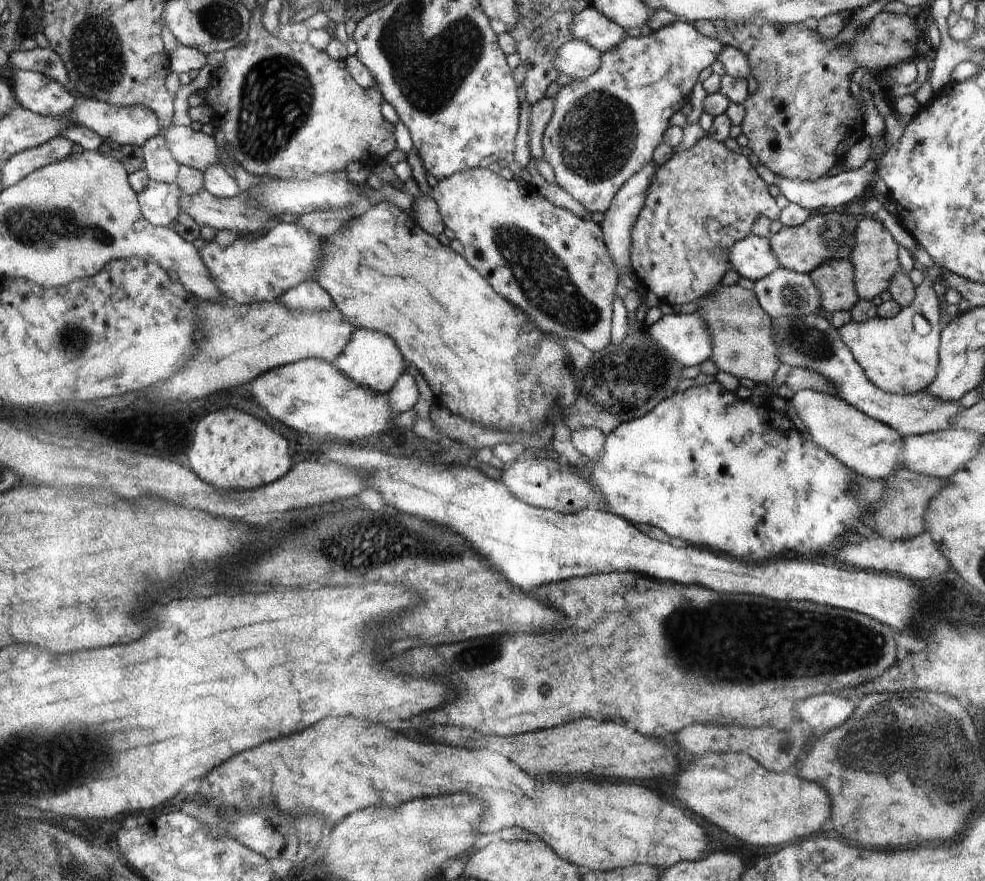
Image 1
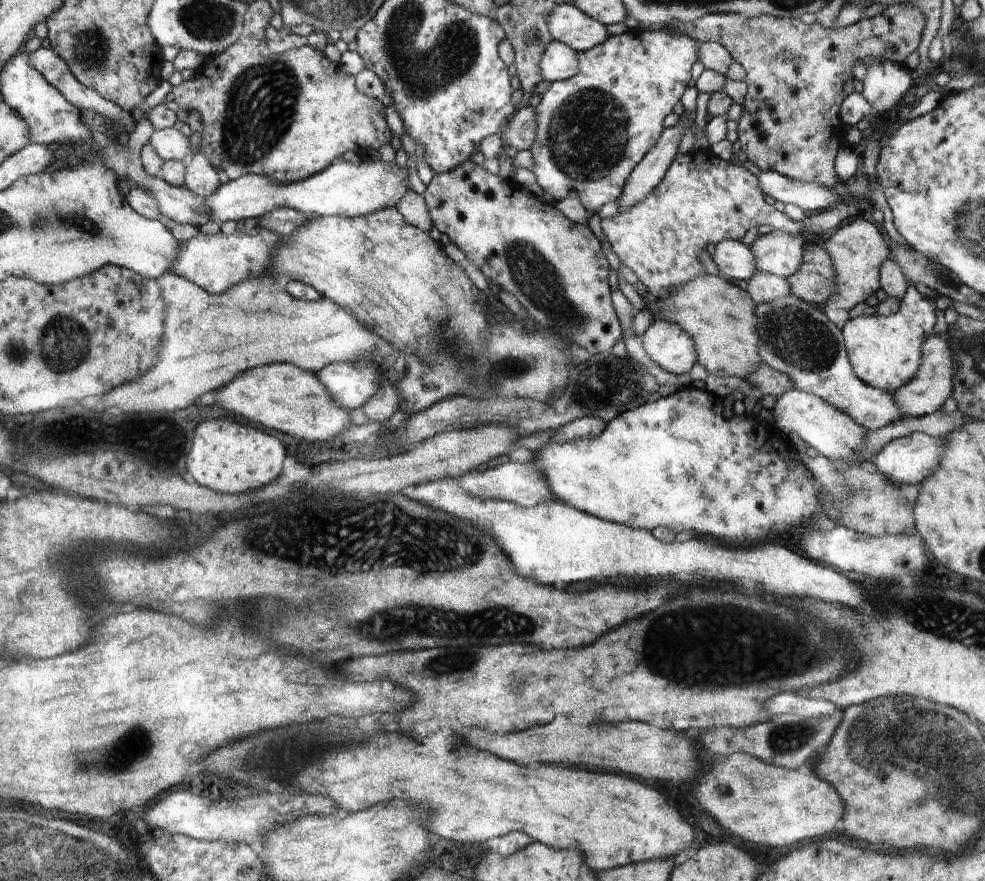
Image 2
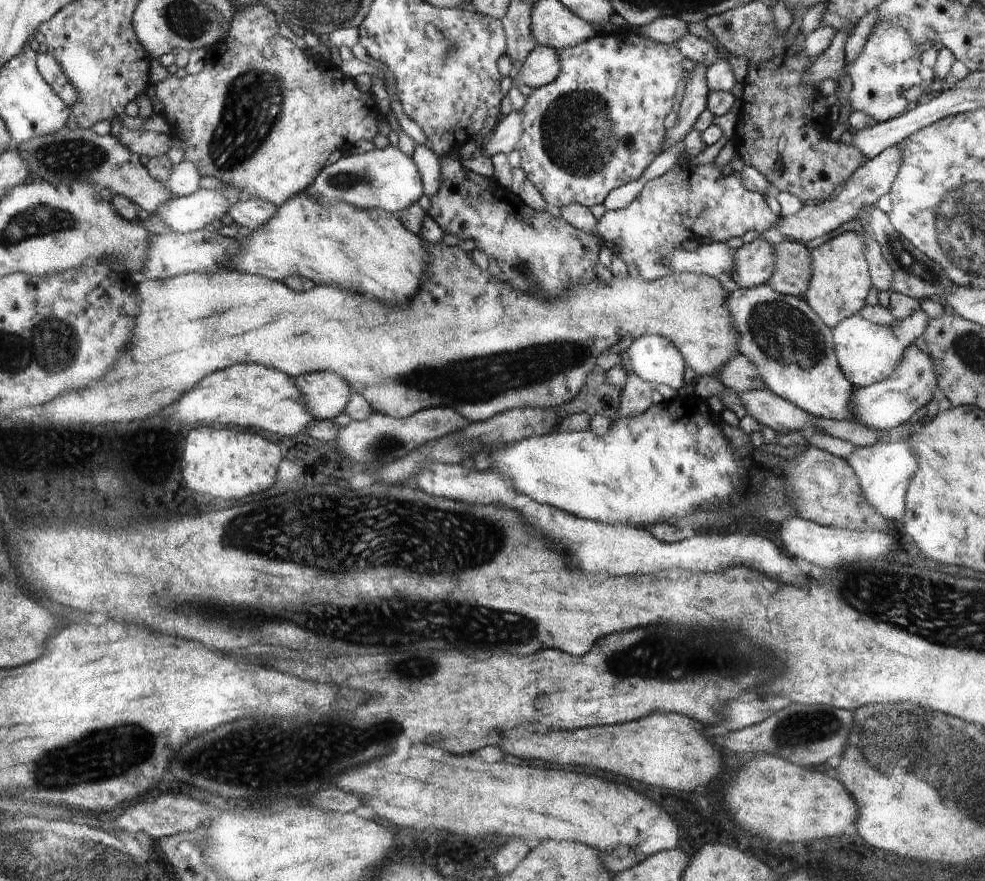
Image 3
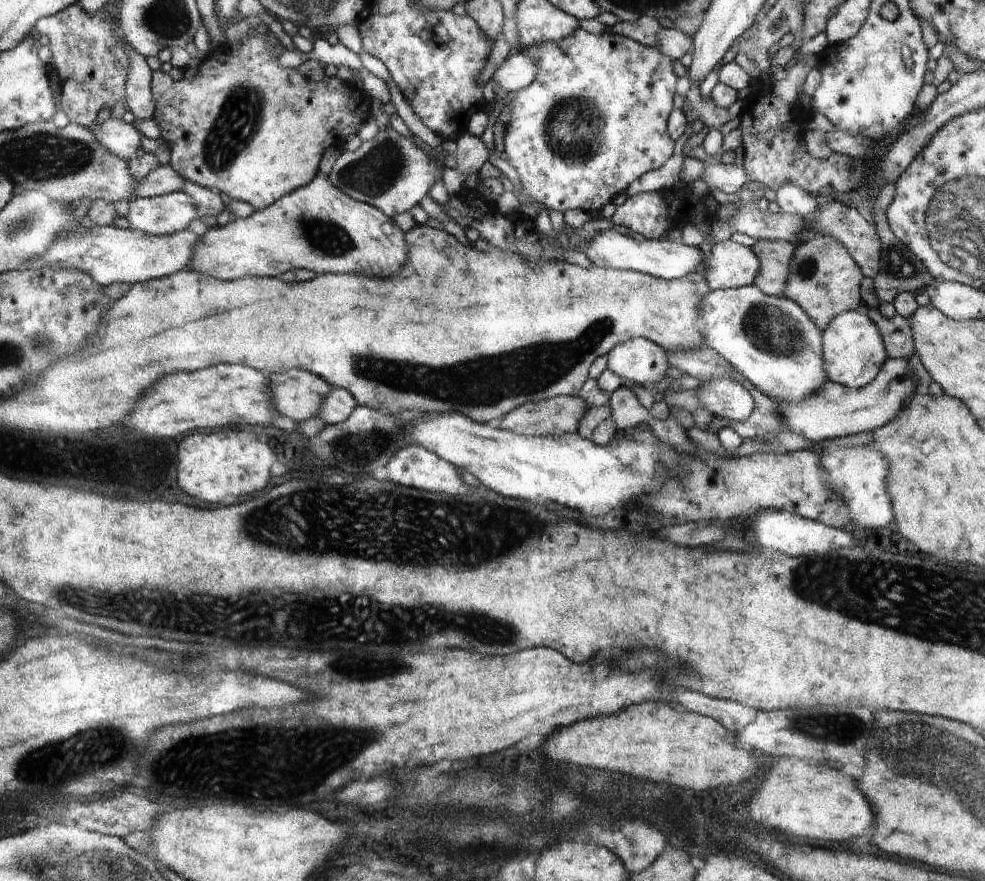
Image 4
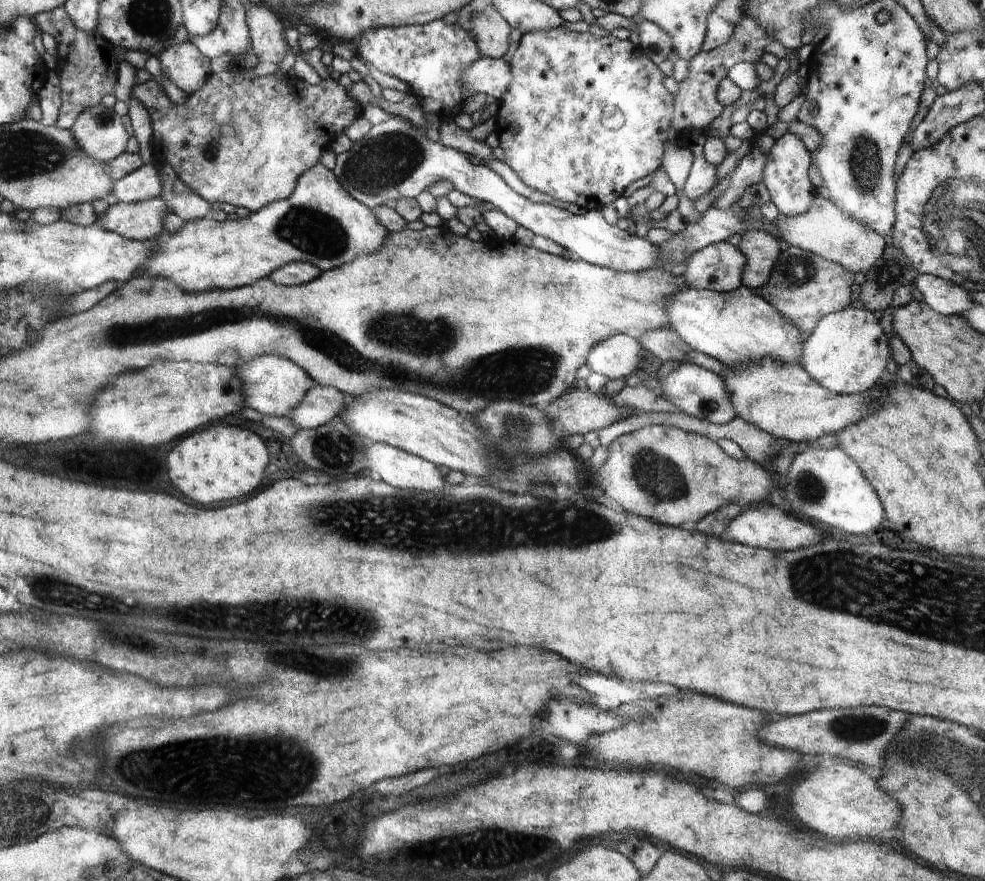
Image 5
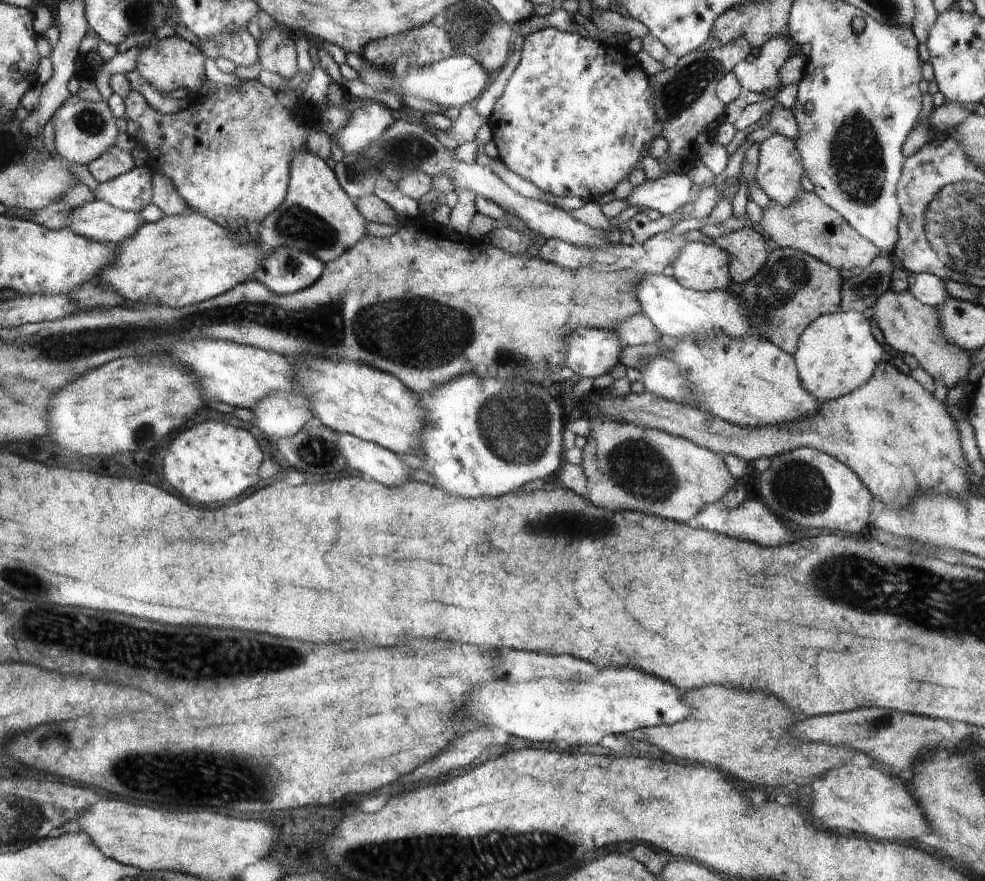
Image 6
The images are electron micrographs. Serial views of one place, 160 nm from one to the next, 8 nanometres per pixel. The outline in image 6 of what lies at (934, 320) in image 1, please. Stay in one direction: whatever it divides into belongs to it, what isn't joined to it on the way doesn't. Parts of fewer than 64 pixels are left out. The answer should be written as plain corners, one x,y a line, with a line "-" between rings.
840,311
815,318
799,338
795,365
801,383
809,393
823,401
836,400
864,386
878,363
885,361
885,351
872,333
871,319
858,311

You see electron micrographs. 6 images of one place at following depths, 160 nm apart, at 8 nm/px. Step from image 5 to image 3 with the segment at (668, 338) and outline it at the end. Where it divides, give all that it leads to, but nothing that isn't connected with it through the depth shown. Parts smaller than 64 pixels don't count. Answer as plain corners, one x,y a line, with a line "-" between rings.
738,355
718,374
722,376
724,386
732,392
757,391
766,389
764,381
758,374
758,369
749,358

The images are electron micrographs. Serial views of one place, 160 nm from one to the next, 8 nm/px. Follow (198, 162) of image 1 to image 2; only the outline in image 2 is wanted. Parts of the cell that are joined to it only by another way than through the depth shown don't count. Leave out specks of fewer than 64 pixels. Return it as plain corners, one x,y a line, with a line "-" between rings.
176,127
167,129
154,129
154,134
149,138
150,146
160,158
165,161
180,161
190,164
193,157
190,149
190,139
182,134

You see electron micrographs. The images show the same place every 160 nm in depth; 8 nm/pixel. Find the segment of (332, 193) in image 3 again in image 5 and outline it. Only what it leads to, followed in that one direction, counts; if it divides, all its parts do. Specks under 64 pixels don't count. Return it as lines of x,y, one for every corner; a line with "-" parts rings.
393,115
387,121
372,125
362,140
354,141
348,151
337,155
333,169
337,181
358,202
364,203
374,211
377,206
394,206
390,203
395,203
399,198
415,199
431,184
447,180
457,191
482,203
494,204
520,226
563,246
574,259
623,273
656,267
664,270
671,268
666,266
665,256
659,245
650,243
634,233
630,234
618,225
610,225
604,219
601,210
575,215
567,209
549,203
535,203
516,193
488,166
475,166
466,158
465,153
429,140
425,131
400,115

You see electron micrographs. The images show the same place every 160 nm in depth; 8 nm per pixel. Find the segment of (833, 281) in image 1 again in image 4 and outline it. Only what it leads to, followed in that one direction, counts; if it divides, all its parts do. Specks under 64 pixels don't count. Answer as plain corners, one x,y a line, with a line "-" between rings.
760,239
750,250
758,255
761,273
754,278
754,285
761,288
766,295
781,297
782,290
788,282
790,260
794,256
795,246
790,241
770,241

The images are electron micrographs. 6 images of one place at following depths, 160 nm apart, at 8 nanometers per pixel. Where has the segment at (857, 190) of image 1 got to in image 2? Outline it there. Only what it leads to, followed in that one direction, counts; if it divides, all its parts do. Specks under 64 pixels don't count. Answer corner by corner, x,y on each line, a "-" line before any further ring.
775,170
762,171
758,176
758,180
760,188
764,190
772,200
780,200
780,202
783,202
785,205
792,203
807,214
815,214
832,209
836,207
840,201
840,196
836,194
832,187
825,187
823,184
818,184
817,182
807,183
794,180
793,178
778,174

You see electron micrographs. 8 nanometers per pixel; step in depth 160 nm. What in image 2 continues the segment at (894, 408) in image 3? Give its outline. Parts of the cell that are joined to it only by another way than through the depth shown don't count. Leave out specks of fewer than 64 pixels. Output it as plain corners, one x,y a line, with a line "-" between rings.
942,333
932,334
922,343
922,362
914,378
901,389
893,391
893,397
898,403
903,416
921,417
927,414
940,412
942,405
953,393
955,374
957,373
957,360
950,348
950,335

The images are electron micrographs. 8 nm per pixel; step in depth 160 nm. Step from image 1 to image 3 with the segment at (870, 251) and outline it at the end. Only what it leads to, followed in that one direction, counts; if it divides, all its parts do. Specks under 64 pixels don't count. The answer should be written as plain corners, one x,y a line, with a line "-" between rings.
855,231
844,232
811,250
813,271
804,300
833,329
841,320
855,315
866,305
866,296
873,285
865,257
865,238

